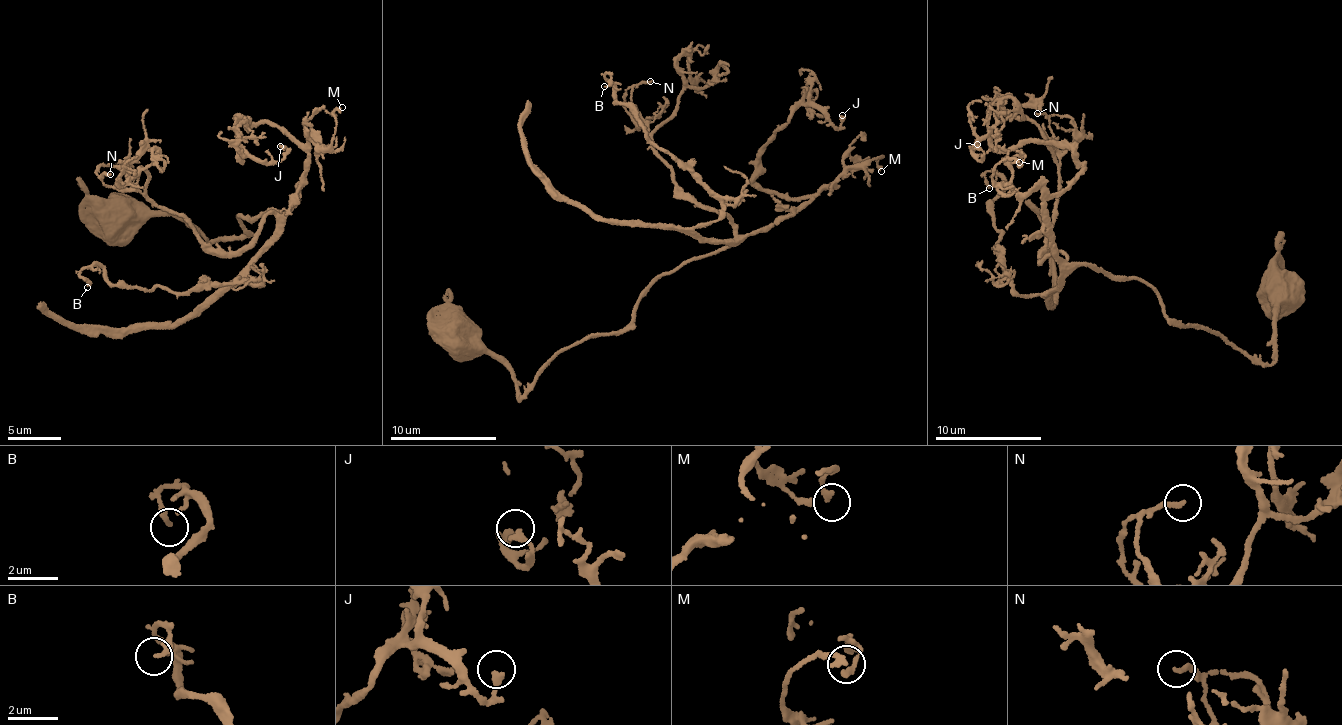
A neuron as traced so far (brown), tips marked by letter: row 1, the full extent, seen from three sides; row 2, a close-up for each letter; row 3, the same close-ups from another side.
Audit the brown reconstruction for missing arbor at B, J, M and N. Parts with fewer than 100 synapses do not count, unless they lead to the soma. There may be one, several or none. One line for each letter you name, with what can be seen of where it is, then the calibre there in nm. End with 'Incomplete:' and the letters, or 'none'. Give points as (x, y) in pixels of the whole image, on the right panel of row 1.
Incomplete: none

